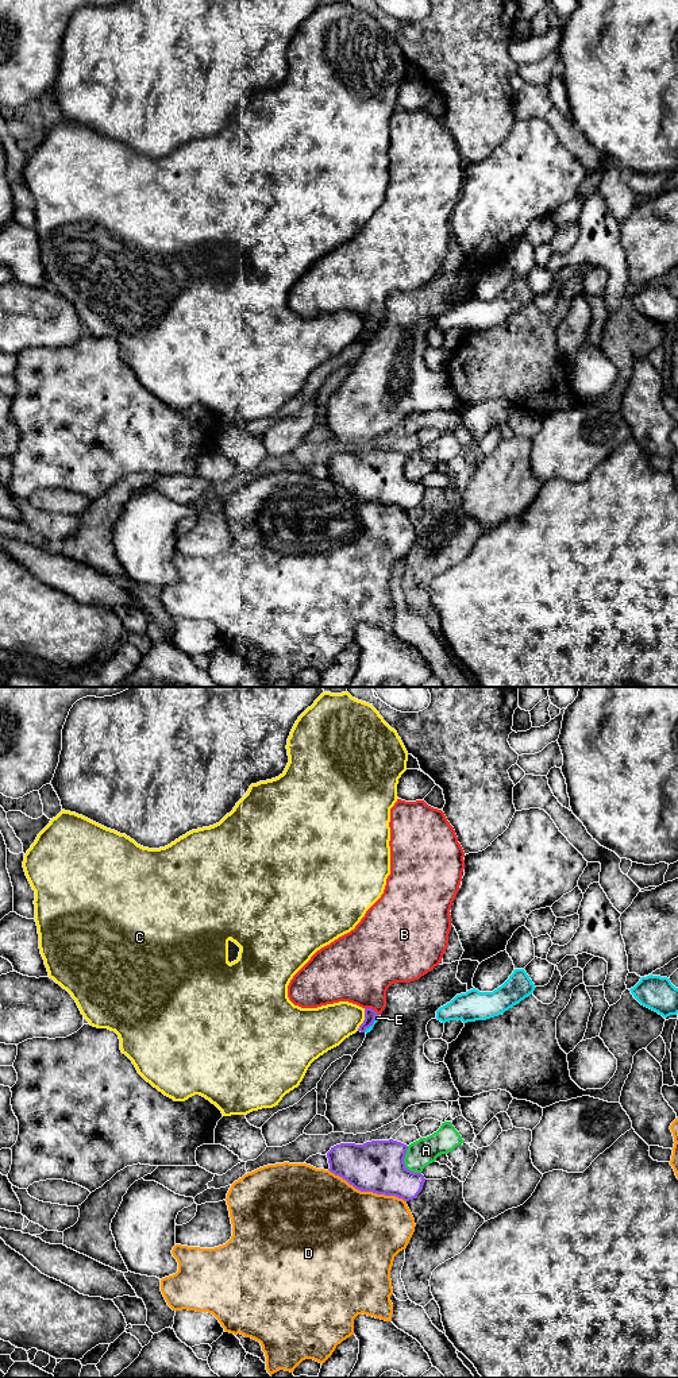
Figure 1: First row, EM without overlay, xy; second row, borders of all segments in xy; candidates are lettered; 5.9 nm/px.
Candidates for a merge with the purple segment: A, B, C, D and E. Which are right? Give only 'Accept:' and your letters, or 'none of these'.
Accept: none of these

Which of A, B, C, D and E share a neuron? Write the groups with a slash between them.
A / B / C / D / E

